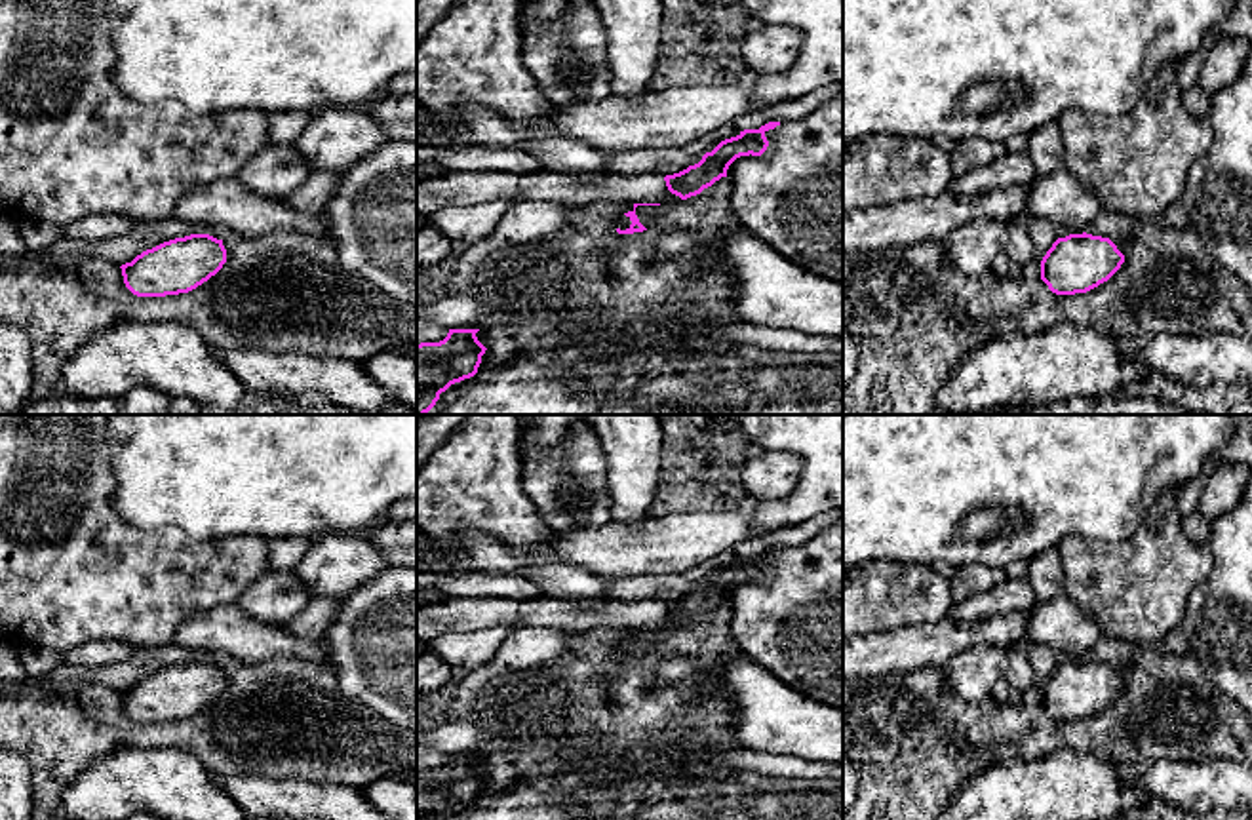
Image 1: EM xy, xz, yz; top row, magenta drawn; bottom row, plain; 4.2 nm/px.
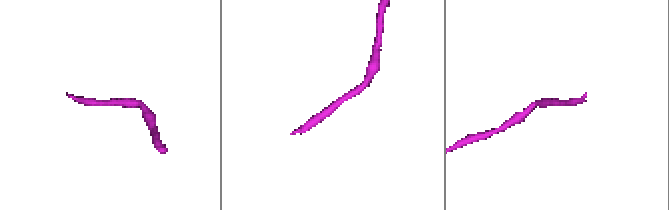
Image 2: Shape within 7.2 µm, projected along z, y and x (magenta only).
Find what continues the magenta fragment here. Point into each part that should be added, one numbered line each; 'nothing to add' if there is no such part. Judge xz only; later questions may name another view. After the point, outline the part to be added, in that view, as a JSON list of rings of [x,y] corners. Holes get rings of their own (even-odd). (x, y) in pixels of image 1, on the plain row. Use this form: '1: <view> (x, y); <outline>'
nothing to add

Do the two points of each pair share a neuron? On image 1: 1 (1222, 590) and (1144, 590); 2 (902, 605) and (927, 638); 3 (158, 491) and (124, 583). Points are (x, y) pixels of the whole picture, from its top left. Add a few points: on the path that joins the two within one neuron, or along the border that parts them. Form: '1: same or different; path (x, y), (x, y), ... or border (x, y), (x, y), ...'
1: different; border (1211, 569), (1192, 592), (1186, 615), (1178, 626)
2: different; border (948, 613), (937, 621), (874, 634)
3: different; border (111, 497), (130, 524), (179, 527), (187, 535)

